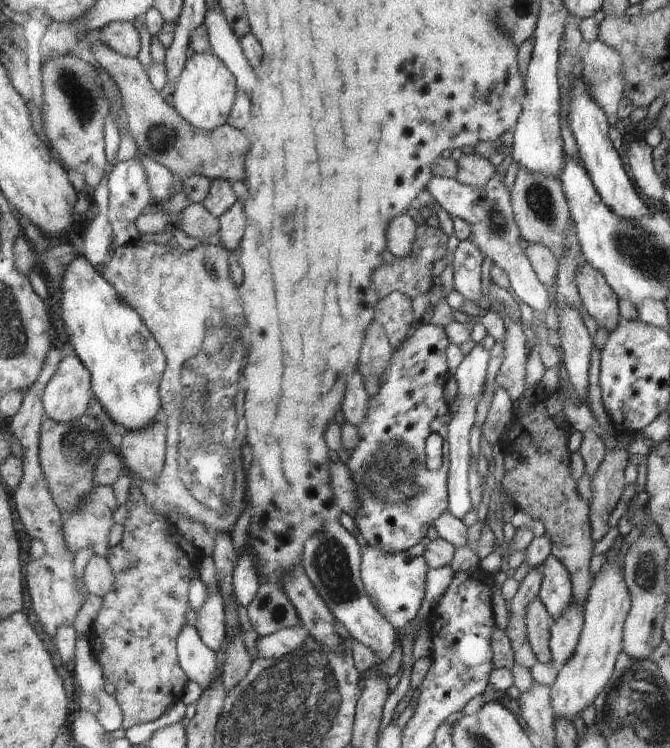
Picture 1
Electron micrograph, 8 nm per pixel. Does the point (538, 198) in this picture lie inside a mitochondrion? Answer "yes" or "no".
yes

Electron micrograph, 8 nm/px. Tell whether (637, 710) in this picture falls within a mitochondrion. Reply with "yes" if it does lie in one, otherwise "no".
yes

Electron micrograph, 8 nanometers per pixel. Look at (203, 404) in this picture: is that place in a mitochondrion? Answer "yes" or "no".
yes

